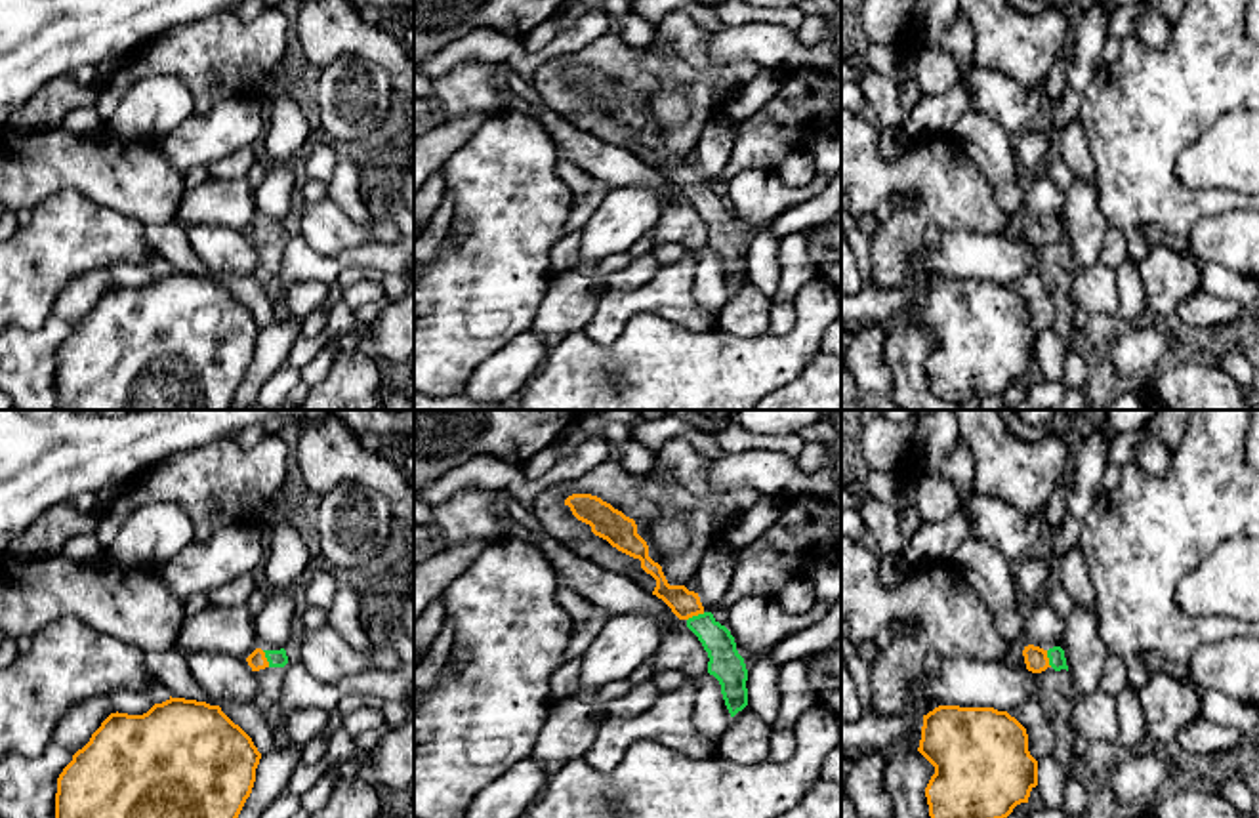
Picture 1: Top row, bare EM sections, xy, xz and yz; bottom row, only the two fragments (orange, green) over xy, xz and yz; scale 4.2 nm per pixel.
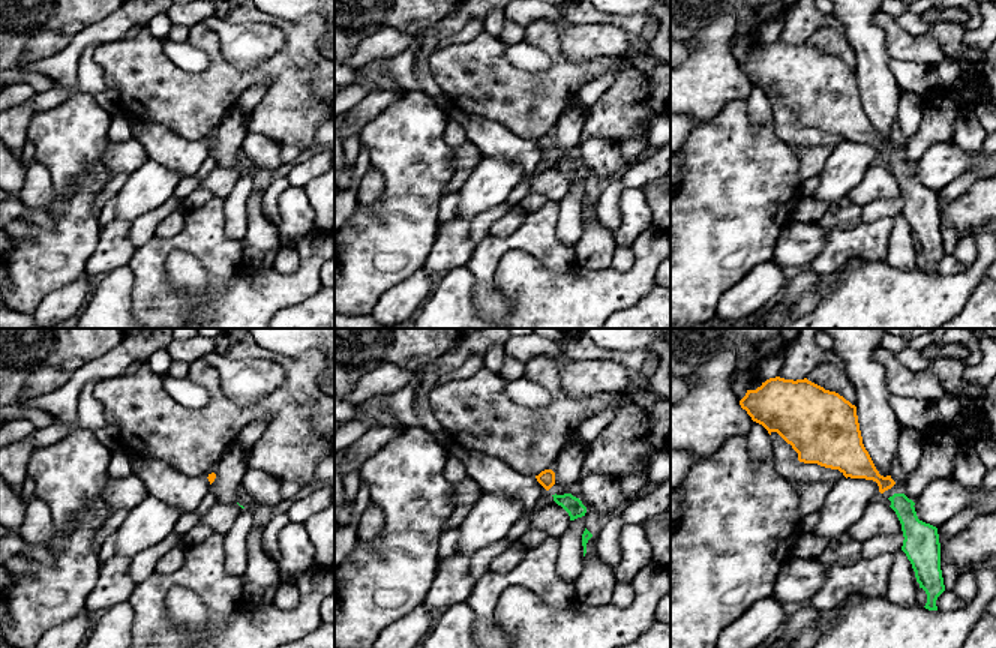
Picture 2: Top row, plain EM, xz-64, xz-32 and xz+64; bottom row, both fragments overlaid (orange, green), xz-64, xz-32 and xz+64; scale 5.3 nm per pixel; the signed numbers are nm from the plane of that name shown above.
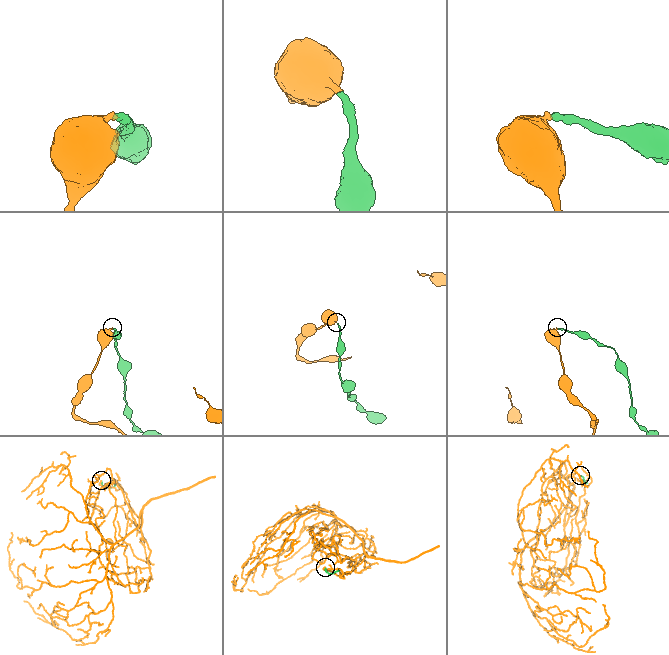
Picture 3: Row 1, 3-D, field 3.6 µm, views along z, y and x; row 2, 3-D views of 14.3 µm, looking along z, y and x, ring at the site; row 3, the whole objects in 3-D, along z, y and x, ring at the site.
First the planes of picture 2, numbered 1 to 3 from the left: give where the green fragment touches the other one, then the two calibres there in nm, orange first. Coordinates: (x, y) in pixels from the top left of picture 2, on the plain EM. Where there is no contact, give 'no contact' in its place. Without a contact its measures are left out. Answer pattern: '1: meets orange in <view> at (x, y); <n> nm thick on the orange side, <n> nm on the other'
1: no contact
2: no contact
3: no contact

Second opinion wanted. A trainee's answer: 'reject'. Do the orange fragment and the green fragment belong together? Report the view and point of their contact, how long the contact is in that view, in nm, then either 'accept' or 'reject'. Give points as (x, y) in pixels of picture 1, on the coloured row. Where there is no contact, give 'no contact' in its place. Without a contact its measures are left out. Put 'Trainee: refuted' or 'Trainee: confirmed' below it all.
contact xz (695, 614); length 90 nm; accept
Trainee: refuted

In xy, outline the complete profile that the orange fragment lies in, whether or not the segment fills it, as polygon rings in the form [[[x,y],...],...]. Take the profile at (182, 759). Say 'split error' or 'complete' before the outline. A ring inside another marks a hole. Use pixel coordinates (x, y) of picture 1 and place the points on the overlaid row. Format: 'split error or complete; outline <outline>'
complete; outline [[[168,698],[143,715],[111,713],[57,778],[55,818],[238,818],[261,753],[219,706]]]

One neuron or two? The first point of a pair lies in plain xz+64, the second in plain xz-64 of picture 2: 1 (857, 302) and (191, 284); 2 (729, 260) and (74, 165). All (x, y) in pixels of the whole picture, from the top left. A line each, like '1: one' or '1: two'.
1: one
2: one

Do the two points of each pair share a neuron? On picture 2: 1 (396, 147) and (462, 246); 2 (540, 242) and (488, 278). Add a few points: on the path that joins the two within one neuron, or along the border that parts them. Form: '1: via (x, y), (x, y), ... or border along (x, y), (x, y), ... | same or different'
1: border along (441, 224), (428, 257) | different
2: via (524, 242), (506, 243), (488, 261) | same

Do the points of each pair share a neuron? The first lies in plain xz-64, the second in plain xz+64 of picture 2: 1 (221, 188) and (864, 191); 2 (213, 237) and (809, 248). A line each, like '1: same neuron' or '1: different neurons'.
1: same neuron
2: different neurons

